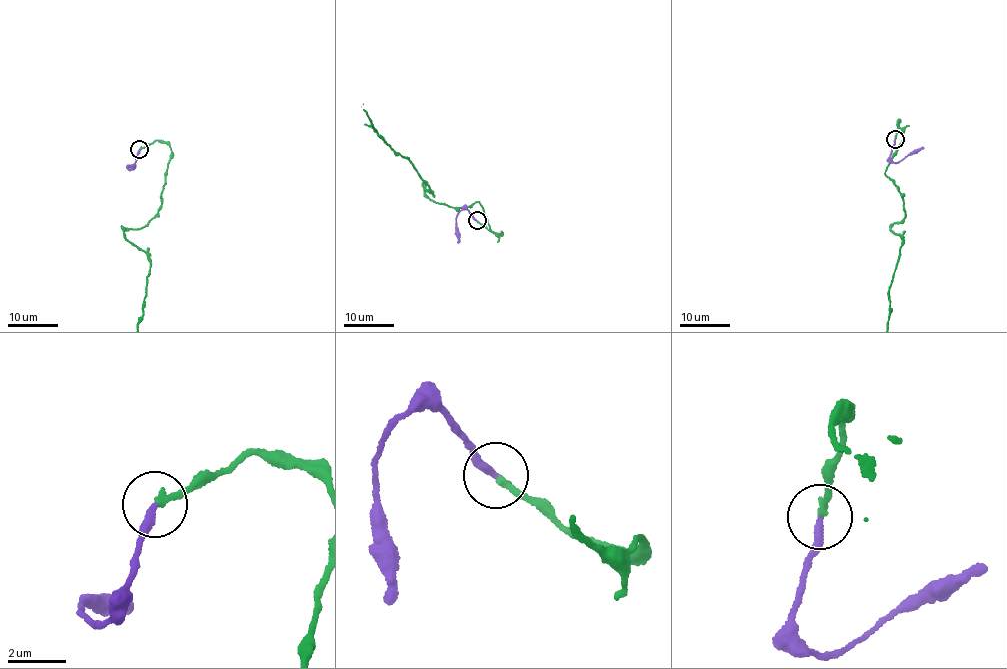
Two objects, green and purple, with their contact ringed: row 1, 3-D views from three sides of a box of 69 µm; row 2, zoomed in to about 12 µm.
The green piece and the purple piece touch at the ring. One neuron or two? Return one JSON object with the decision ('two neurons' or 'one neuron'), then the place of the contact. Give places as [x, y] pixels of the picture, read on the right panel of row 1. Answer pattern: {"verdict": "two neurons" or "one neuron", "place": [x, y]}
{"verdict": "one neuron", "place": [895, 139]}

